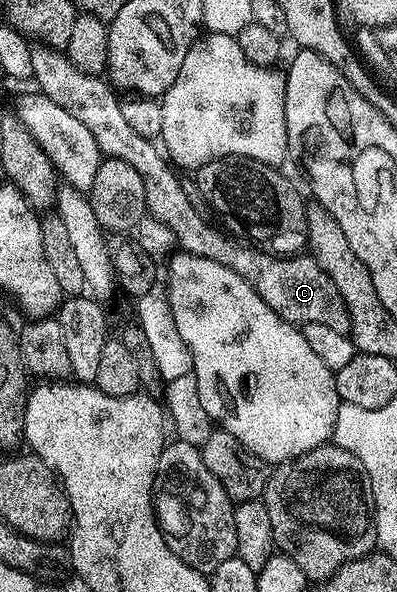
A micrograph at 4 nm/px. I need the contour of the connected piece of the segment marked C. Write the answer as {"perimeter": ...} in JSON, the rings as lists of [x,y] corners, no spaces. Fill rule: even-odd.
{"perimeter":[[[59,49],[32,50],[32,63],[31,79],[43,90],[42,98],[61,106],[70,116],[77,117],[81,125],[85,125],[85,129],[93,135],[100,156],[125,161],[141,175],[144,179],[146,210],[150,218],[164,223],[186,254],[205,257],[209,261],[217,261],[217,265],[225,265],[225,269],[233,269],[233,273],[245,280],[259,294],[261,301],[269,305],[269,309],[280,315],[286,323],[302,325],[316,322],[329,325],[334,332],[350,336],[351,322],[345,301],[341,301],[337,285],[329,281],[321,265],[317,265],[310,254],[273,255],[254,245],[244,245],[225,234],[218,226],[215,228],[210,222],[201,219],[200,214],[189,205],[186,193],[179,184],[180,176],[166,154],[152,140],[133,133],[133,129],[125,122],[120,96],[106,78],[81,73],[81,69],[72,65],[66,54]]]}

